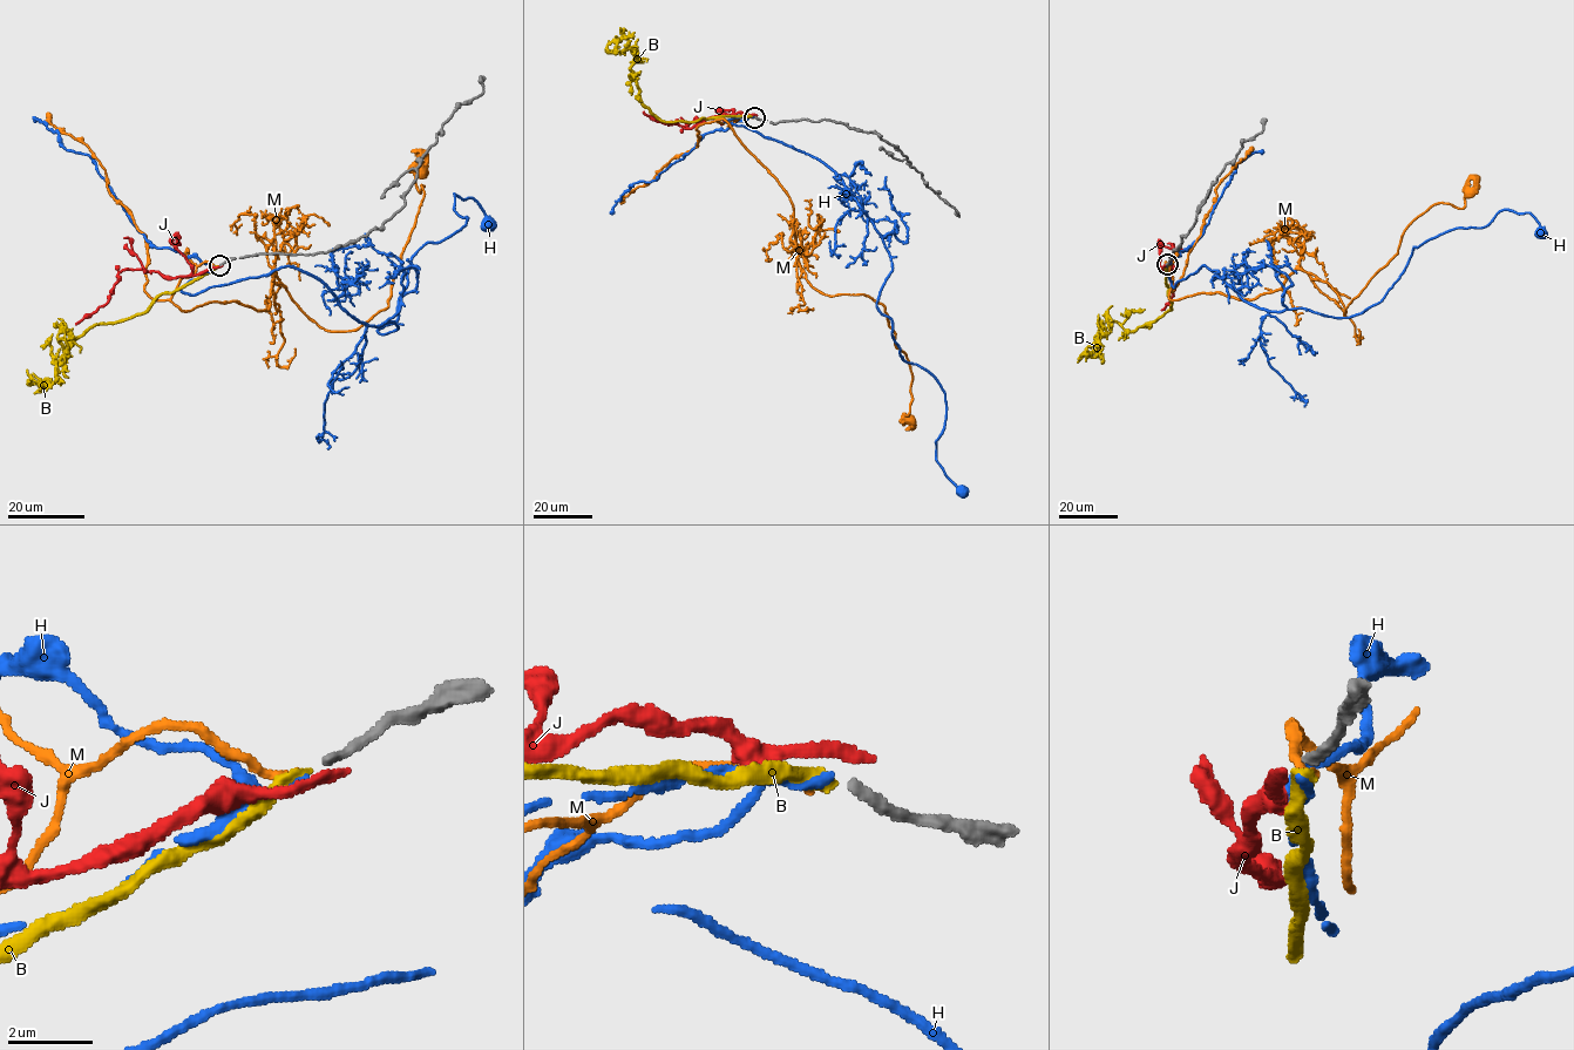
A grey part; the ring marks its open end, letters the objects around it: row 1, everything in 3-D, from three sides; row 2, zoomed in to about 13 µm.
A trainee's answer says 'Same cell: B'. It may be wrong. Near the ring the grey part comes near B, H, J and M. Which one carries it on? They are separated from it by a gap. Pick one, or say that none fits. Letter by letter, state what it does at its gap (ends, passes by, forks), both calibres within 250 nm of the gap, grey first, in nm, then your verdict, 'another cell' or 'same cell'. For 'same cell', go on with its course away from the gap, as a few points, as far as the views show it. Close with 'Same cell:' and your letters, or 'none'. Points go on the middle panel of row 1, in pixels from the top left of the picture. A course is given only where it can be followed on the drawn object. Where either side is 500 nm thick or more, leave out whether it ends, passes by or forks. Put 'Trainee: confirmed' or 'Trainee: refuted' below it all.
B: it ends there; 240 nm thick on the grey side, 280 nm on the other; another cell
H: it ends there; 240 nm thick on the grey side, 190 nm on the other; same cell; it runs (753, 116), (725, 121), (816, 157), (880, 235), (877, 307), (944, 392), (936, 460), (963, 490)
J: it ends there; 240 nm thick on the grey side, 260 nm on the other; another cell
M: it ends there; 240 nm thick on the grey side, 190 nm on the other; another cell
Same cell: H
Trainee: refuted

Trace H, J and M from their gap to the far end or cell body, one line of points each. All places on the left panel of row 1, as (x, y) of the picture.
H: (218, 265), (181, 290), (291, 265), (384, 333), (414, 255), (465, 224), (454, 194), (489, 224)
J: (221, 265), (174, 277), (157, 271), (122, 270), (109, 299), (76, 324)
M: (217, 265), (201, 263), (170, 299), (268, 310), (273, 270), (318, 325), (353, 331), (388, 306), (420, 174)

